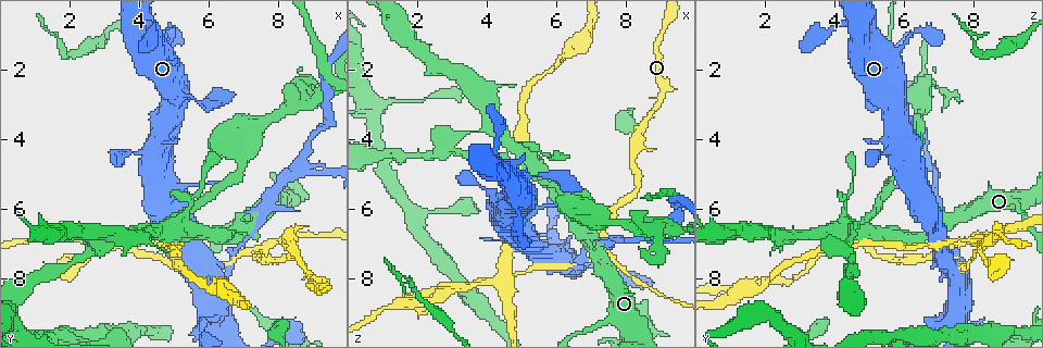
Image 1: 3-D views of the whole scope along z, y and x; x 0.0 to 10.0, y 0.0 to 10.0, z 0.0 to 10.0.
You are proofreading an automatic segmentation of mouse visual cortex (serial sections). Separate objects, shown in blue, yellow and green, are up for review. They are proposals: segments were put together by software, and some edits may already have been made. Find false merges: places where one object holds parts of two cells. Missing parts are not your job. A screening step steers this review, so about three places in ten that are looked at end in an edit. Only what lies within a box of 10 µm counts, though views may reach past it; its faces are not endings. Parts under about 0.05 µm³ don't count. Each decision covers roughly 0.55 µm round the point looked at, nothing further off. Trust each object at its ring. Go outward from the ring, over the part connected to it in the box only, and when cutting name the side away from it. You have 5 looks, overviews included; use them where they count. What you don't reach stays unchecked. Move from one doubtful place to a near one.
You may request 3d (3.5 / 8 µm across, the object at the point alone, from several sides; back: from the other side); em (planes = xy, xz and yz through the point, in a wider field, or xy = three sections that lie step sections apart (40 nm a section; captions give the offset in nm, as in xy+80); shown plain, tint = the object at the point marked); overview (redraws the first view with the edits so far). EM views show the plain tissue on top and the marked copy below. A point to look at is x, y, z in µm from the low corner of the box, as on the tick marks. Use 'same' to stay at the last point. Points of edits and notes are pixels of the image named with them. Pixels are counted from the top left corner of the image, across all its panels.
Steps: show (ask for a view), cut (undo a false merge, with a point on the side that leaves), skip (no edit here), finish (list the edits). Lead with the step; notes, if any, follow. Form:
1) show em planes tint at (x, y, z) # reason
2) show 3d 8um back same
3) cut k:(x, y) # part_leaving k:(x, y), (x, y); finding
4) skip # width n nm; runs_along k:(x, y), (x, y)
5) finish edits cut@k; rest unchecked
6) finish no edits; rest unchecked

show 3d 3.5um at (8.25, 7.05, 4.75) # sudden change in width

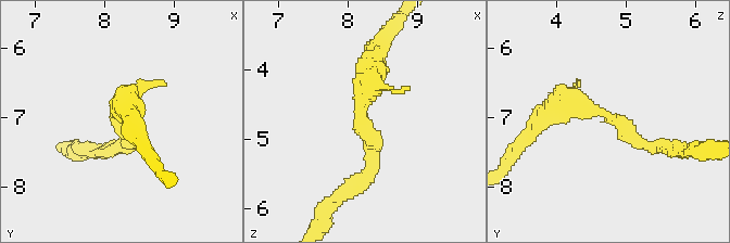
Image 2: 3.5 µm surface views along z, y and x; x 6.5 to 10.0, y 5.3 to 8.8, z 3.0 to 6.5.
skip # arm_widths 150, 400 nm; runs_along 2:(374, 62), (360, 106), (374, 142), (363, 179); all the same cell

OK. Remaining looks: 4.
show 3d 3.5um at (7.55, 7.20, 7.45) # thick turns thin

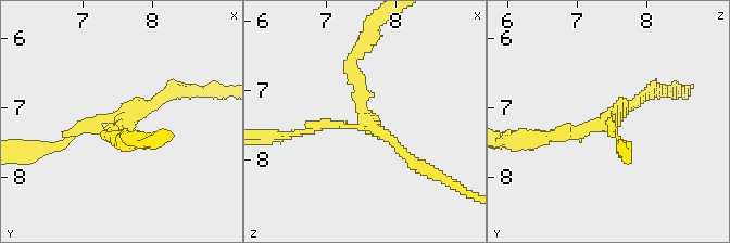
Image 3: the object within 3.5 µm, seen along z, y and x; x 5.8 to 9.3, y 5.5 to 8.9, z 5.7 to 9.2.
show em xy step 5 tint at (7.55, 7.15, 7.45) # arms 3; arm_widths 150, 150, 200 nm

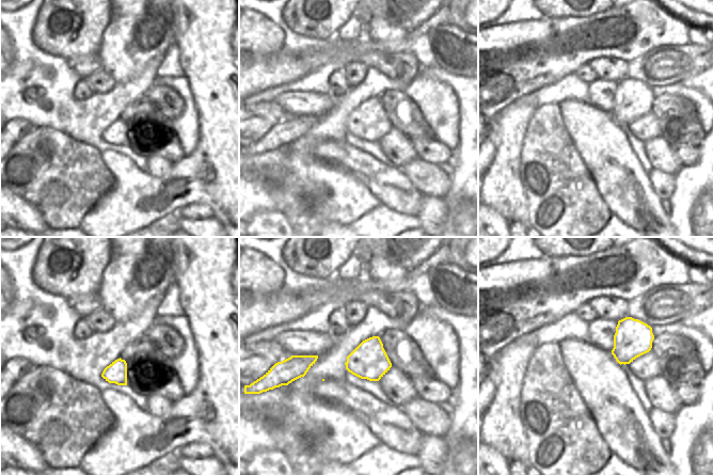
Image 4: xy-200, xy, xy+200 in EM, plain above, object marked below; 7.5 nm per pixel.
cut 3:(321, 125) # border 4:(373, 337), (355, 352), (351, 352); a second cell is stuck on

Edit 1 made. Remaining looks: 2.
finish edits cut@3; rest unchecked

